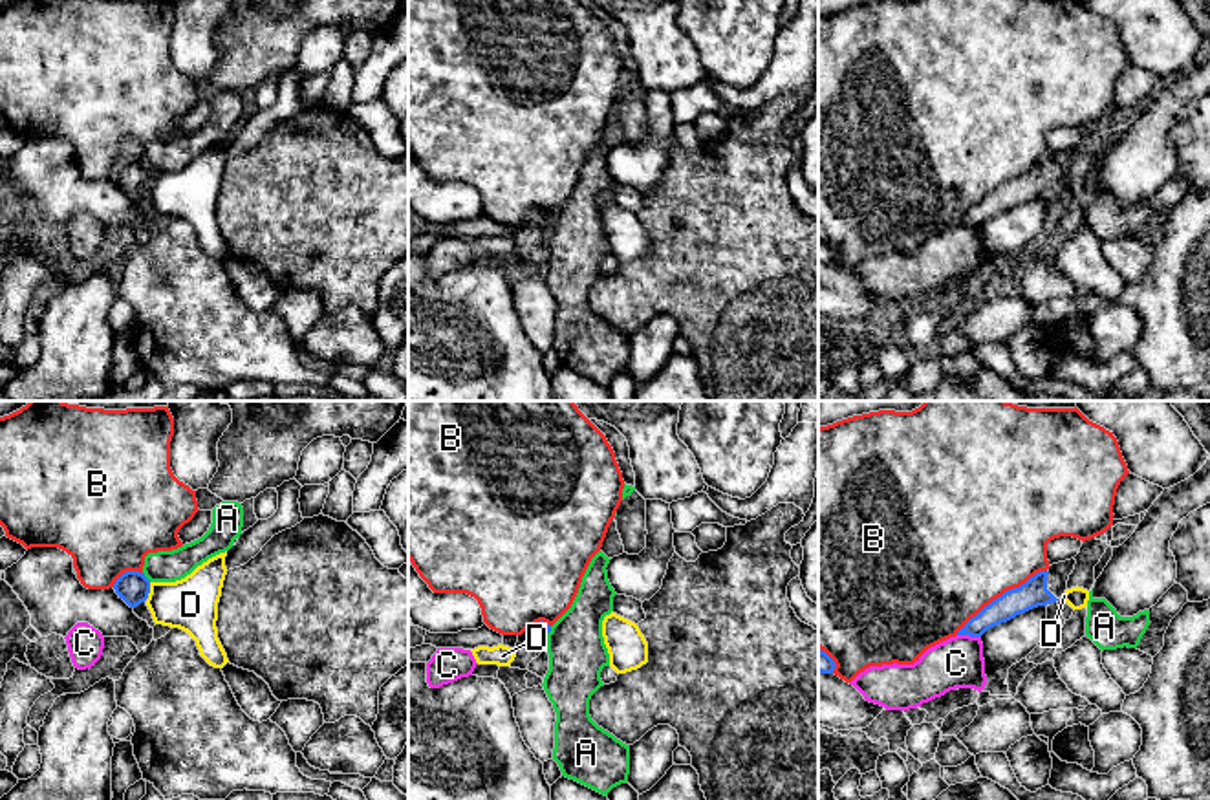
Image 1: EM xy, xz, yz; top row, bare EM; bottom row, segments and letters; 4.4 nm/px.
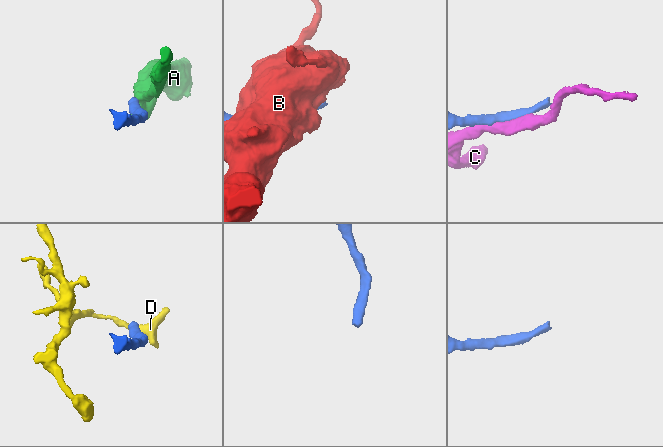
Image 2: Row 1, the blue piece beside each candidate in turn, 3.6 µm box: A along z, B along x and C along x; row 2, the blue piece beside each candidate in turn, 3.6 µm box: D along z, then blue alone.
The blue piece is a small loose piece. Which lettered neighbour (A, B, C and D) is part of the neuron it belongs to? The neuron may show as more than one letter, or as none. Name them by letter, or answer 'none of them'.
none of them

